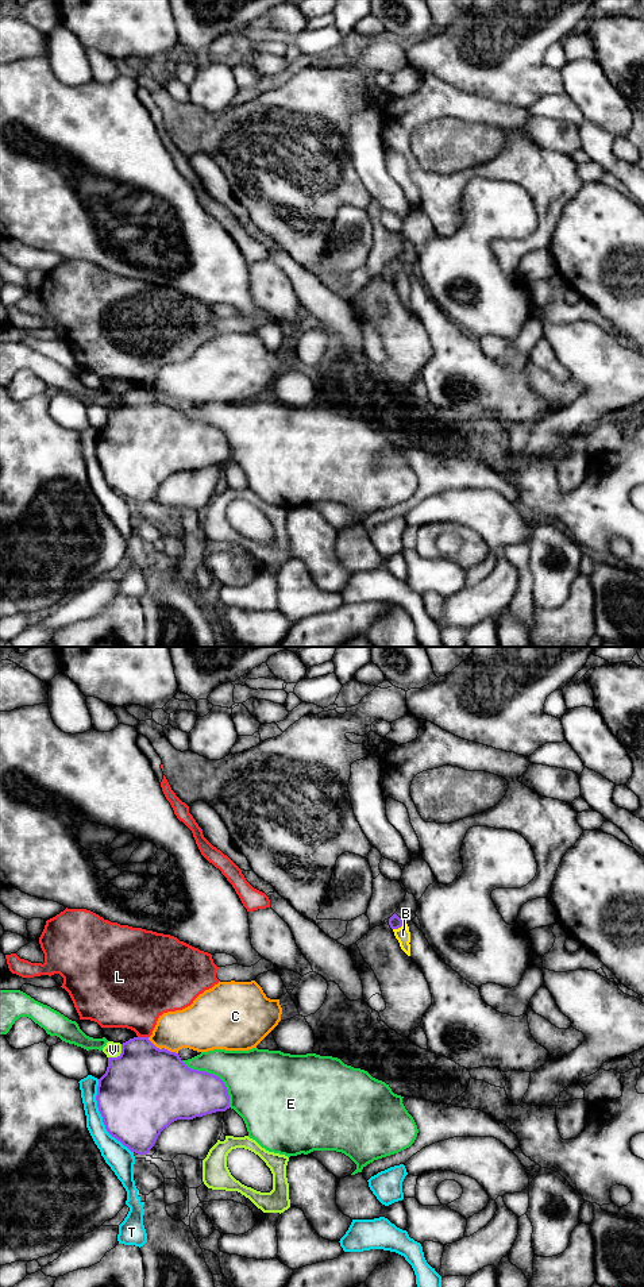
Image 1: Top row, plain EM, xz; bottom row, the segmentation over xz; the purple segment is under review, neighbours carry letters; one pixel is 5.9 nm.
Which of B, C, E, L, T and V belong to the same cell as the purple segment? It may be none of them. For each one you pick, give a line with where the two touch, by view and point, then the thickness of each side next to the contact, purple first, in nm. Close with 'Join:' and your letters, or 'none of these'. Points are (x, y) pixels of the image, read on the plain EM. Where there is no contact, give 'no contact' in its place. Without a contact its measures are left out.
B: meets purple in xz at (398, 278); 80 nm thick on the purple side, 90 nm on the other
Join: B

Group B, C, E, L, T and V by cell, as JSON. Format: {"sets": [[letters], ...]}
{"sets": [["B"], ["C"], ["E"], ["L"], ["T"], ["V"]]}

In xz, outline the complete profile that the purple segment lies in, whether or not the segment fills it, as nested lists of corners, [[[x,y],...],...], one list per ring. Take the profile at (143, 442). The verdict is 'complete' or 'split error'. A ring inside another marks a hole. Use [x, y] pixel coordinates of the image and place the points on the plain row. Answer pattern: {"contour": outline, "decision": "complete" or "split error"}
{"contour": [[[139,388],[123,394],[117,409],[108,409],[107,423],[99,431],[96,452],[107,483],[138,506],[147,506],[161,483],[171,474],[230,461],[228,442],[219,428],[189,420],[178,405],[159,401],[149,389]]], "decision": "complete"}

